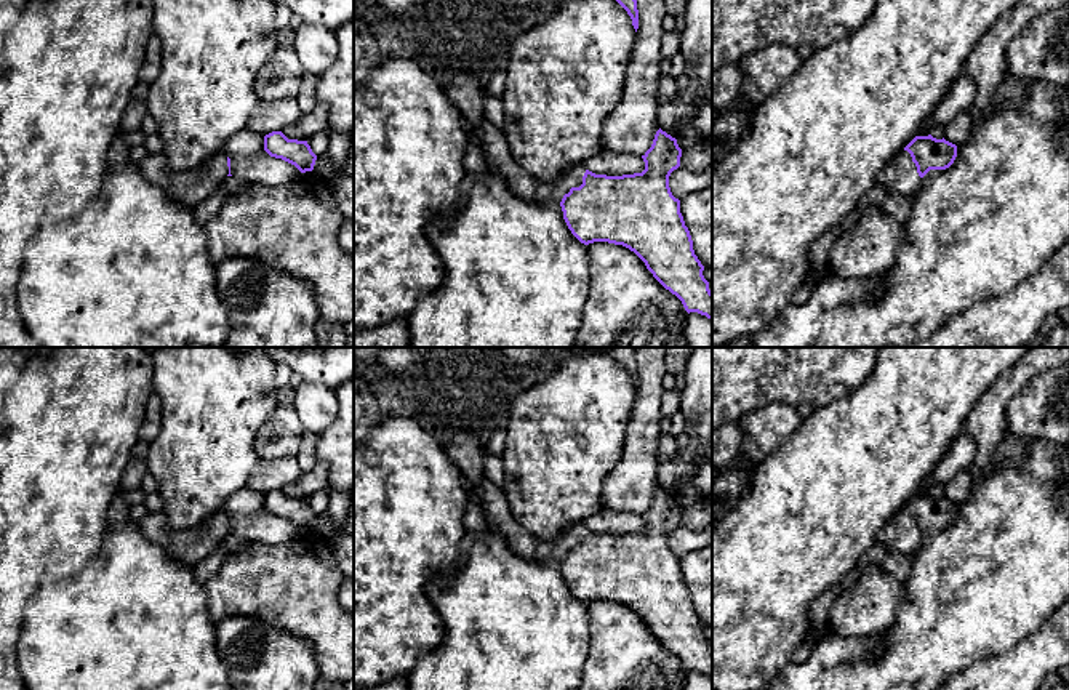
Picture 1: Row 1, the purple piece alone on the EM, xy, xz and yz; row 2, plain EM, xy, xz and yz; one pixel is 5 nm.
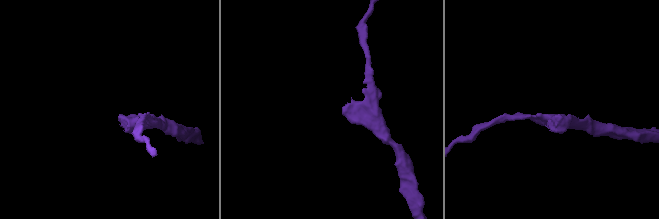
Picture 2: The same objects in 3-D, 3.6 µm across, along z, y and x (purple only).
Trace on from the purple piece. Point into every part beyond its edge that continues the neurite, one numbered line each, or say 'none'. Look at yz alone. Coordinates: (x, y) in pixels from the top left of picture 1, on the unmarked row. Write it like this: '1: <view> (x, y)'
1: yz (900, 535)

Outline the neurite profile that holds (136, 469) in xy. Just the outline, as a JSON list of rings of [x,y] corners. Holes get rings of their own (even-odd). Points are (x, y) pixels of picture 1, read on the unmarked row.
[[[139,440],[133,448],[133,455],[128,464],[125,466],[120,490],[130,491],[142,488],[142,479],[149,474],[147,453],[149,453],[149,443]]]

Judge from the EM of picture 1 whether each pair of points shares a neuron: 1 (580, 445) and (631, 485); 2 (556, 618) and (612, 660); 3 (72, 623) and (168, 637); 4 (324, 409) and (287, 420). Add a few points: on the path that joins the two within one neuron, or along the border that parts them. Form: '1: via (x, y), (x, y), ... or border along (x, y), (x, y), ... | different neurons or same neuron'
1: border along (626, 434), (621, 458), (604, 484), (600, 505) | different neurons
2: border along (586, 605), (589, 652), (581, 673) | different neurons
3: via (96, 637), (144, 637) | same neuron
4: border along (292, 407), (306, 431) | different neurons

